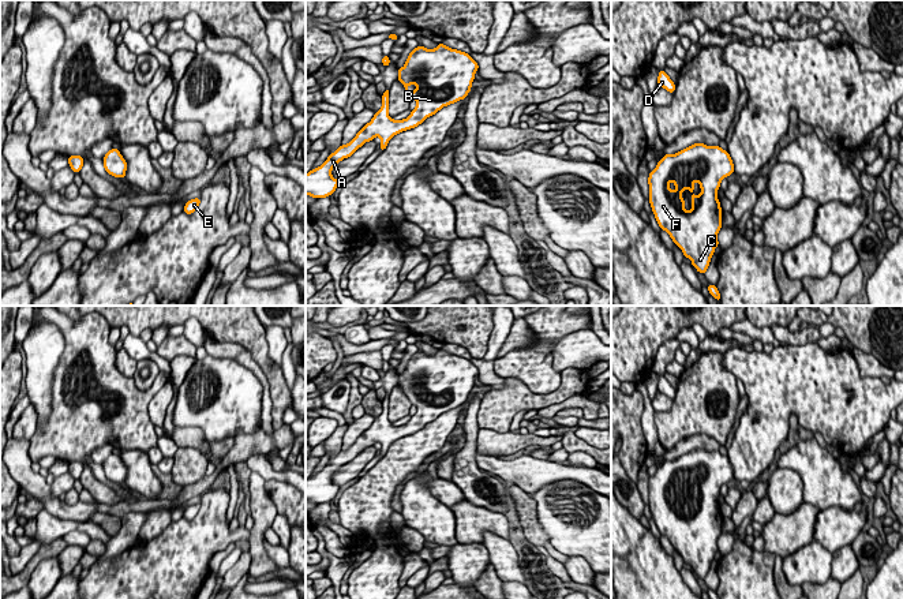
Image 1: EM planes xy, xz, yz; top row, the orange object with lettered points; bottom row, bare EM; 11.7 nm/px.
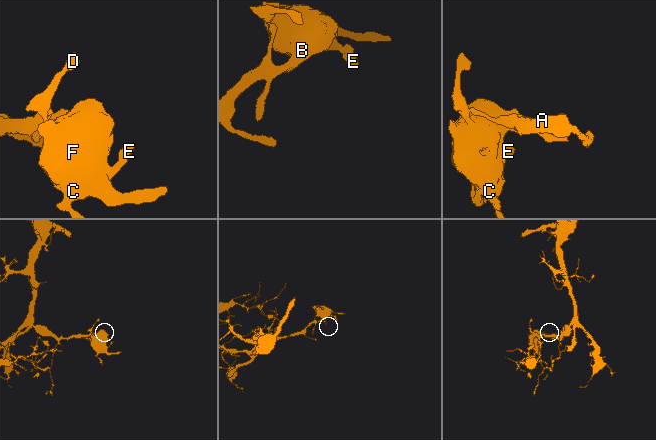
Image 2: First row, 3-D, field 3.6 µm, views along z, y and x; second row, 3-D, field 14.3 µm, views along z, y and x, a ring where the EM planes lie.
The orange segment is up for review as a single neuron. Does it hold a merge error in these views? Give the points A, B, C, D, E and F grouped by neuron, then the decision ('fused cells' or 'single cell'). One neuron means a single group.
A B C D E F | single cell

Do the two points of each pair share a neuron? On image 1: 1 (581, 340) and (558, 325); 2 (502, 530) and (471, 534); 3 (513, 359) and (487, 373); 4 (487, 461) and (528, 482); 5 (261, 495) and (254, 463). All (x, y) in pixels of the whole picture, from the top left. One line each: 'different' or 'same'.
1: different
2: same
3: different
4: same
5: different

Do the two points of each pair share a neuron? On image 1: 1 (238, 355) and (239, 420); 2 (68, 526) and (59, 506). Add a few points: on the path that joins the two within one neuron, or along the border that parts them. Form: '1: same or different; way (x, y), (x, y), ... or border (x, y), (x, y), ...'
1: different; border (208, 352), (235, 359), (246, 366), (261, 385)
2: different; border (45, 508), (60, 519), (89, 520)

